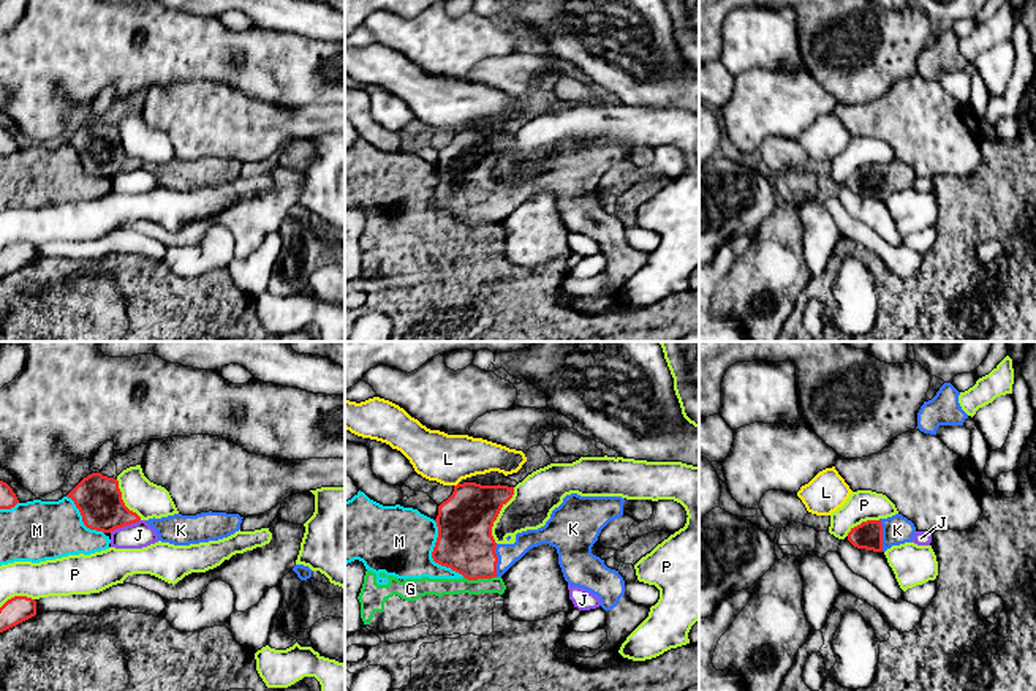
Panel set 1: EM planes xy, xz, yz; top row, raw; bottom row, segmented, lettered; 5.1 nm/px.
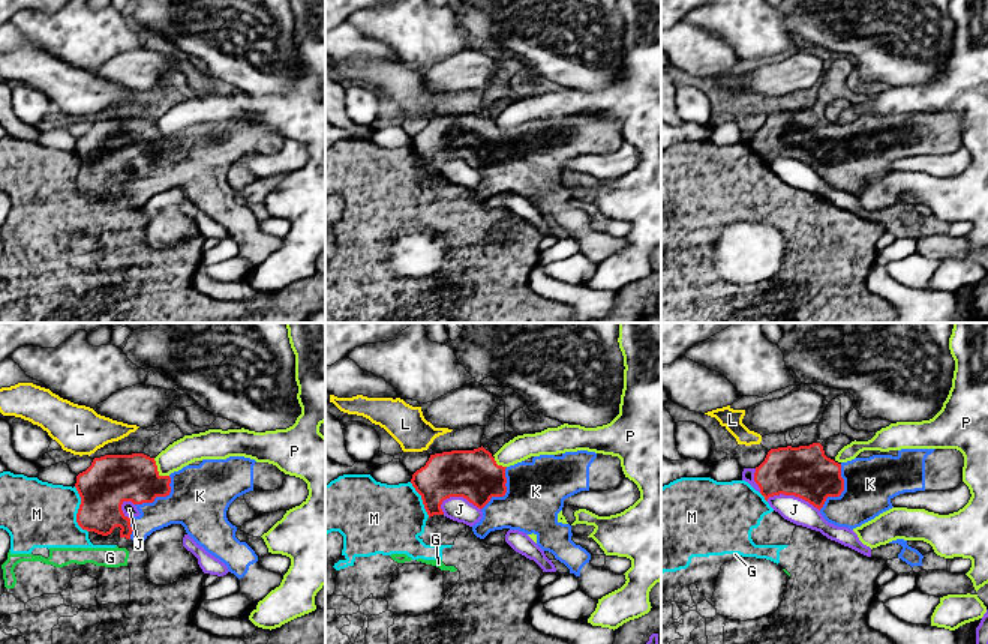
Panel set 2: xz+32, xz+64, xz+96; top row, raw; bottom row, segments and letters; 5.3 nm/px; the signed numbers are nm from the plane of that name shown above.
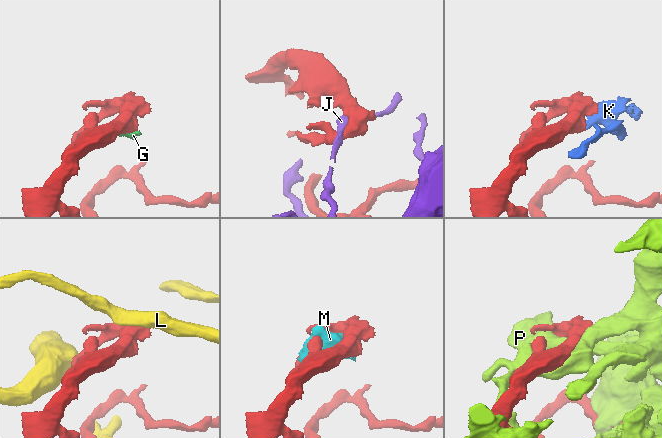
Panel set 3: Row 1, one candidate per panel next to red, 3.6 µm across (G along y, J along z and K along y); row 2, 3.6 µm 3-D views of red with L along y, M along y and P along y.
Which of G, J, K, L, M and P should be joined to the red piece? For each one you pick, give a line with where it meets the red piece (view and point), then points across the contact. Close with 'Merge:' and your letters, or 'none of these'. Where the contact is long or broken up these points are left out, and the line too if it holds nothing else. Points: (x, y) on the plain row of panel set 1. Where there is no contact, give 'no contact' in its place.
K: xz (497, 206)
Merge: K

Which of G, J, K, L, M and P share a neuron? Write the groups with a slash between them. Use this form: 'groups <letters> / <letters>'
groups G M / J / K / L / P

